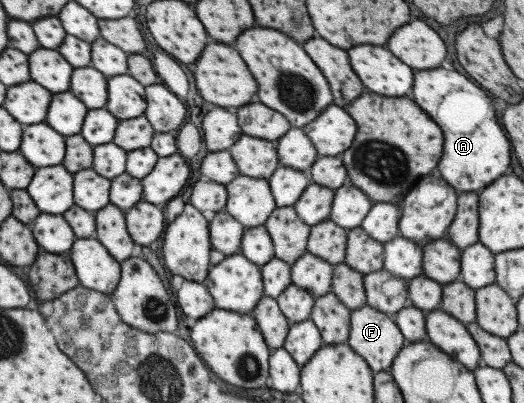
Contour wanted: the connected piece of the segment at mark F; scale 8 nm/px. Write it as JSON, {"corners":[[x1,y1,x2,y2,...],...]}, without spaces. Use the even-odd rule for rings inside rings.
{"corners":[[366,304,350,311,346,343,373,372,387,370,405,340,394,319]]}

